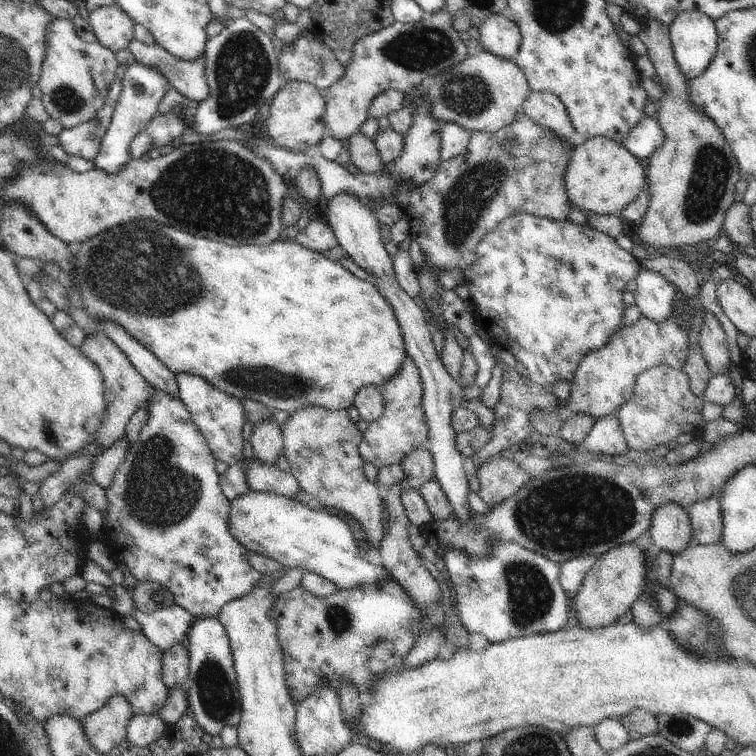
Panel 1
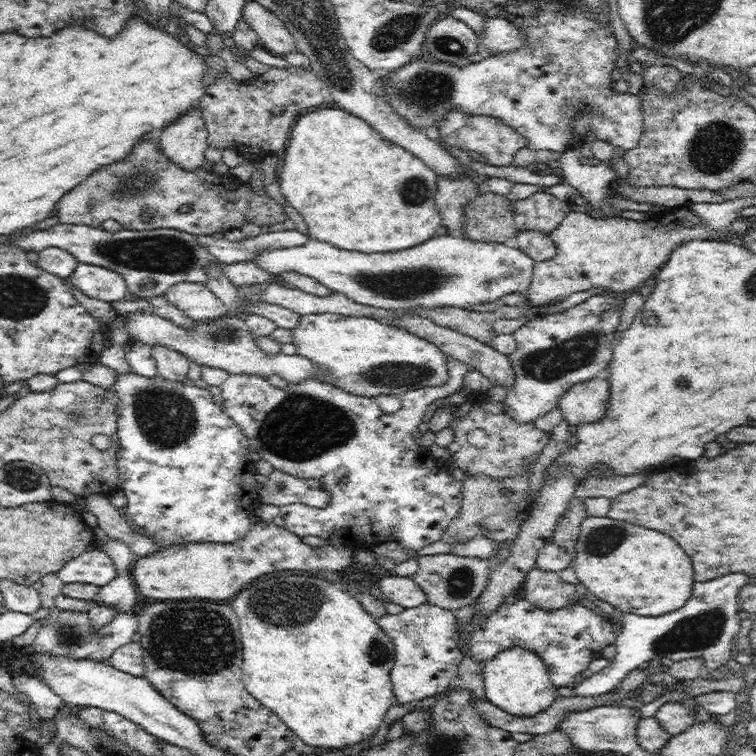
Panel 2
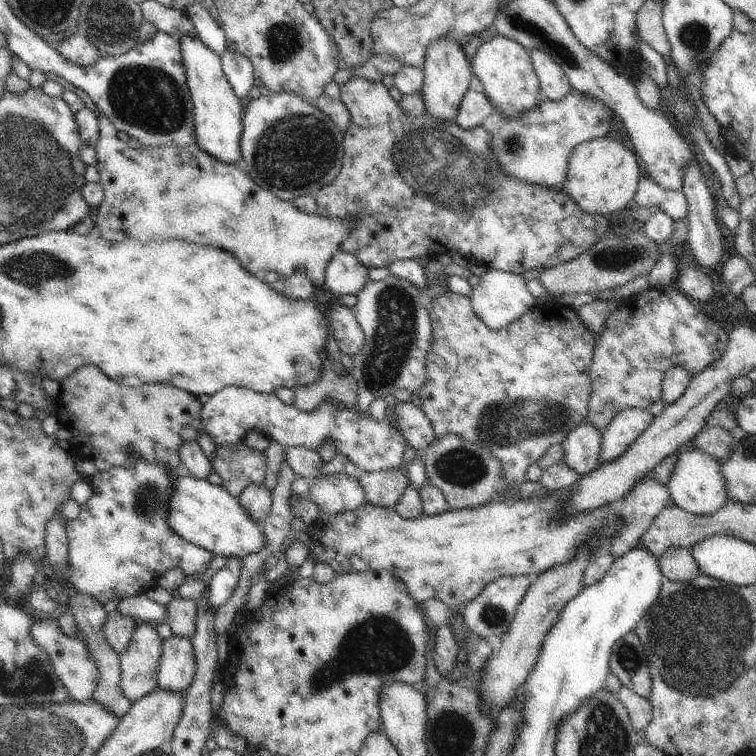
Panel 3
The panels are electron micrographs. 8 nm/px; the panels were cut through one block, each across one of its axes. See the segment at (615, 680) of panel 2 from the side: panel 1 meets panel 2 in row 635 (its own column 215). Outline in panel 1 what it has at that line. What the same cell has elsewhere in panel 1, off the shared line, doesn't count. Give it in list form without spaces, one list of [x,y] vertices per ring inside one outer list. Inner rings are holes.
[[[218,616],[195,619],[185,642],[189,650],[189,675],[186,685],[189,711],[196,722],[216,736],[224,726],[238,726],[241,721],[241,692],[237,681],[230,636]]]

